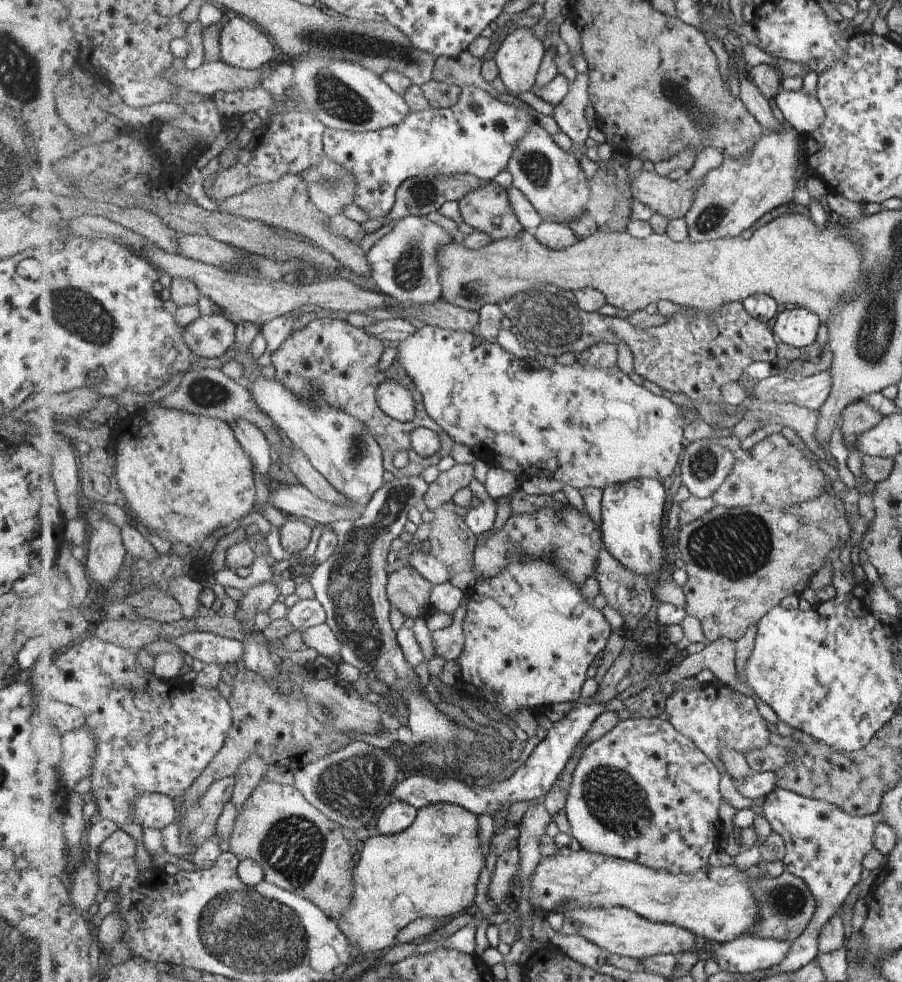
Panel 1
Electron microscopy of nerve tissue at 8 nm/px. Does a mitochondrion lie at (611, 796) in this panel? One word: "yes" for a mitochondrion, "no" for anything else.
yes

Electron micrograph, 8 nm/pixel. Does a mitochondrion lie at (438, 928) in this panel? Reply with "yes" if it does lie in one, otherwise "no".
no

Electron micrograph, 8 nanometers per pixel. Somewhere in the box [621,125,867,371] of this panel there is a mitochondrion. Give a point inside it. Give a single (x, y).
(708, 219)

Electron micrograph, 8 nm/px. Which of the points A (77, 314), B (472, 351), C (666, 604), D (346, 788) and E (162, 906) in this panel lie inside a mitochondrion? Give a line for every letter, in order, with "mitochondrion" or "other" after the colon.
A: mitochondrion
B: other
C: other
D: mitochondrion
E: other

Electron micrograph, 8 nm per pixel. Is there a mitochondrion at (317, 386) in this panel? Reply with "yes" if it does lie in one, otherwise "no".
yes

